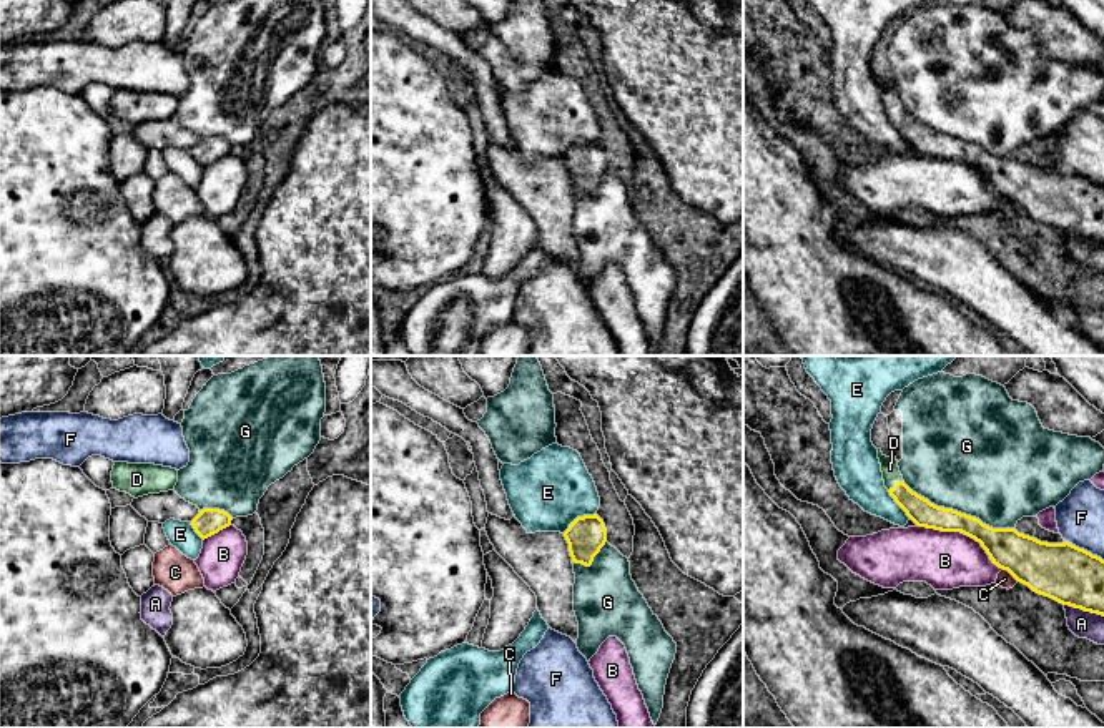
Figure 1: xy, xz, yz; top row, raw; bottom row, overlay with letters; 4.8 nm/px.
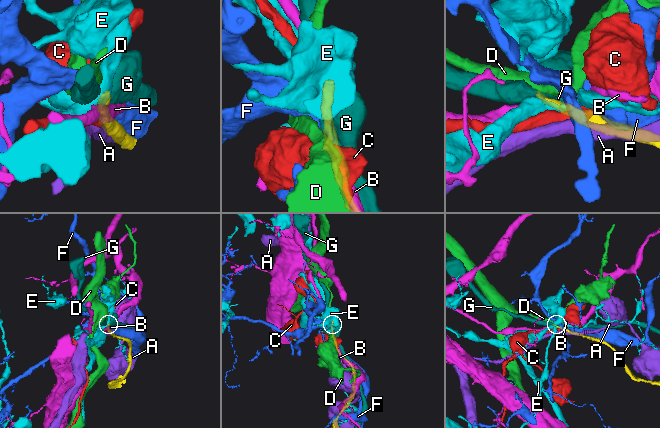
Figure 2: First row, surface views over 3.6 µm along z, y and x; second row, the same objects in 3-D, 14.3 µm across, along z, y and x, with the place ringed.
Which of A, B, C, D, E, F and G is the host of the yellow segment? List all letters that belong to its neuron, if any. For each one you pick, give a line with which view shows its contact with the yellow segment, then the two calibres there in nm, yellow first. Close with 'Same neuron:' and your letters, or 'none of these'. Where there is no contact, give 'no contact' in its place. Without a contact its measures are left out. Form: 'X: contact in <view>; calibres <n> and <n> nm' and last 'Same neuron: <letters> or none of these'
D: contact in yz; calibres 130 and 90 nm
Same neuron: D

